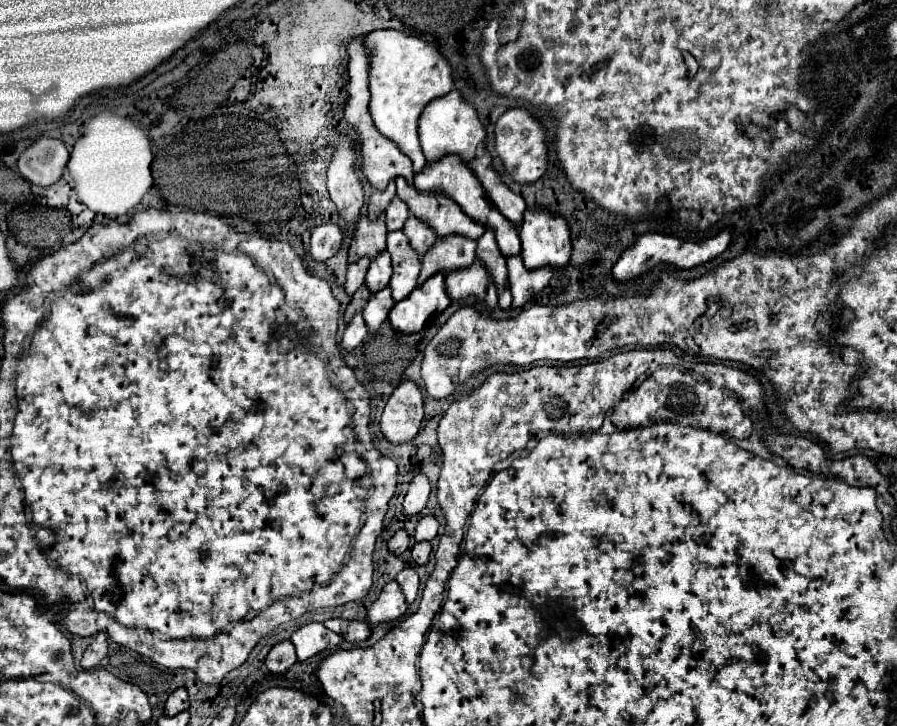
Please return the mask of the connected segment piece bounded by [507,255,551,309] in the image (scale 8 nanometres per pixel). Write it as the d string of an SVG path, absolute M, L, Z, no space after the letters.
M519 255L507 259L507 269L509 269L509 287L513 293L511 309L519 309L521 305L525 305L533 295L541 293L551 279L549 267L541 267L539 271L527 271Z

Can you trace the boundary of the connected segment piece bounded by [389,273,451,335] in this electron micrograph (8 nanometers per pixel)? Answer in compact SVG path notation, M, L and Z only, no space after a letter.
M439 273L419 285L407 299L395 303L389 313L389 323L395 331L405 335L421 333L425 325L431 325L431 321L447 309L449 303L451 301L445 293L445 275Z

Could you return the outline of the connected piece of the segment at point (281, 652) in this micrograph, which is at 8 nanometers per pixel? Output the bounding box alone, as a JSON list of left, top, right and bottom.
[265,641,297,673]

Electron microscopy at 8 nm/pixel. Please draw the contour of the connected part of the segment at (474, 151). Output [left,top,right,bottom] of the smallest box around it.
[419,91,525,227]

